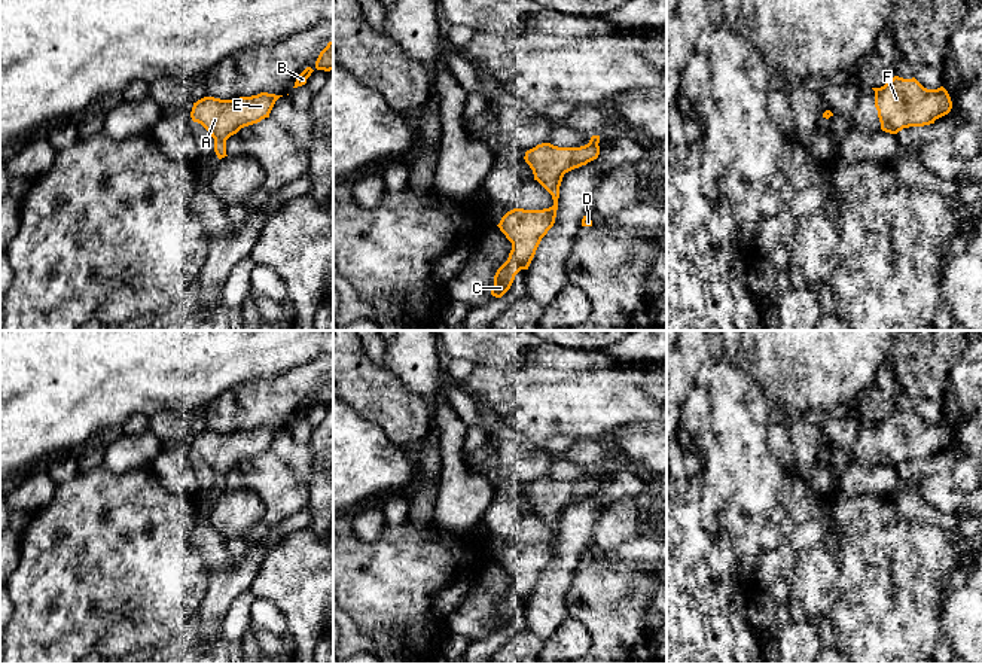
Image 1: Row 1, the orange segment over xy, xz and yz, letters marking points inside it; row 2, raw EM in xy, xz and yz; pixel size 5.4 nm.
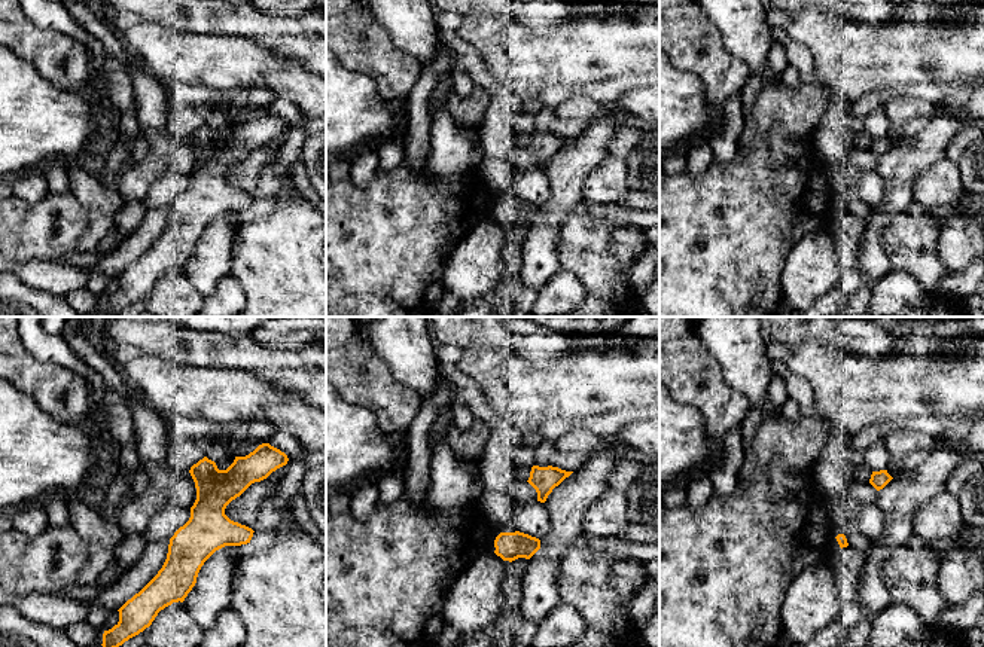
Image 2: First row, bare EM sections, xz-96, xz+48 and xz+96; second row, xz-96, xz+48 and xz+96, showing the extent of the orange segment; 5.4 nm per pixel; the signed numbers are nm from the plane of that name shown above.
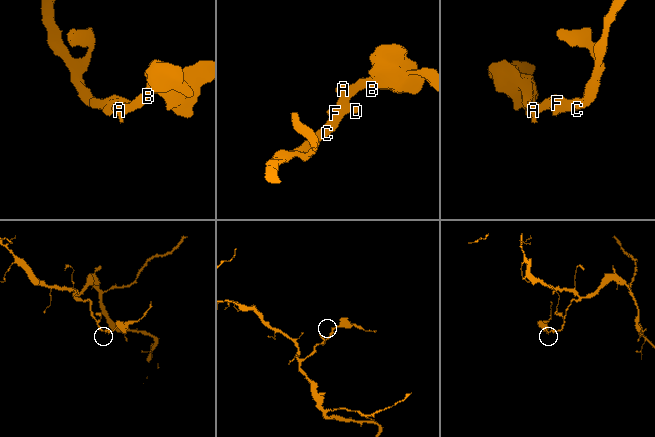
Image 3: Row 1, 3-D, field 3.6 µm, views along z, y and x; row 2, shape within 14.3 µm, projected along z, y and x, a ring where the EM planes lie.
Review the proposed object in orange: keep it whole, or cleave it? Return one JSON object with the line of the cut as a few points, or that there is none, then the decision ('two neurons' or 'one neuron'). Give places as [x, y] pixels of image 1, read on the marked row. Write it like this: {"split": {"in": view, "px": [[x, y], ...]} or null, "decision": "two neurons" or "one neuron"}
{"split": null, "decision": "one neuron"}

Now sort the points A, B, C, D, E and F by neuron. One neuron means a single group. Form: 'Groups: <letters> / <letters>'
Groups: A B C D E F

